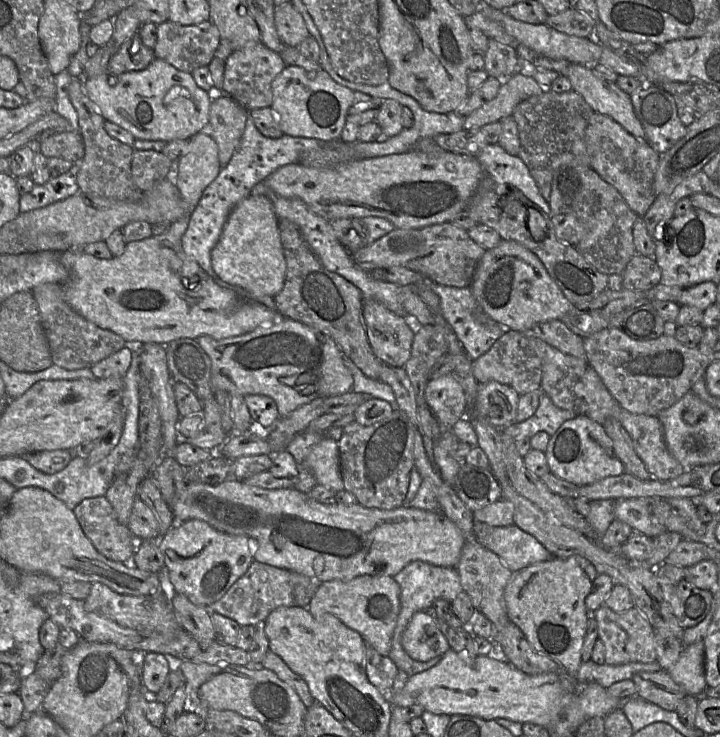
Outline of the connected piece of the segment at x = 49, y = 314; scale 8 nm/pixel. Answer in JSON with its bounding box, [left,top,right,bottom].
[32,282,126,370]

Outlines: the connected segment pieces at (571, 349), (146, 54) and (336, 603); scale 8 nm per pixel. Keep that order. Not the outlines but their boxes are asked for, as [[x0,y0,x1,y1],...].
[[530,320,587,360],[108,33,156,75],[307,575,400,656]]

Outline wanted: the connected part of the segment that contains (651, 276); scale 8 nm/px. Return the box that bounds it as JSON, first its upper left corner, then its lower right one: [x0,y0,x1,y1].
[620,254,661,291]

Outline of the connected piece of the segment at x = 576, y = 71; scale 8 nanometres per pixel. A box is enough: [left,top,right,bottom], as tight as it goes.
[565,63,646,141]

